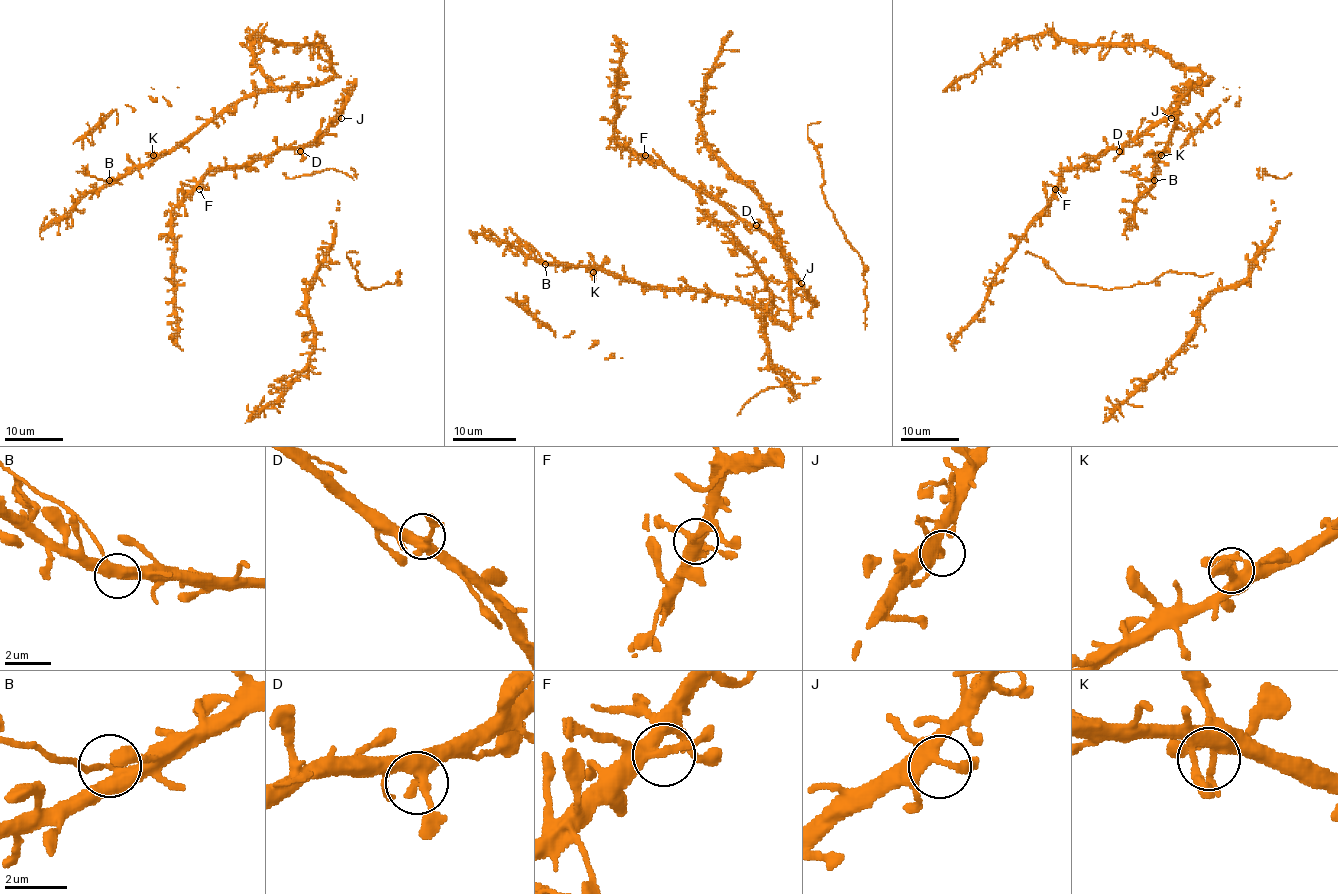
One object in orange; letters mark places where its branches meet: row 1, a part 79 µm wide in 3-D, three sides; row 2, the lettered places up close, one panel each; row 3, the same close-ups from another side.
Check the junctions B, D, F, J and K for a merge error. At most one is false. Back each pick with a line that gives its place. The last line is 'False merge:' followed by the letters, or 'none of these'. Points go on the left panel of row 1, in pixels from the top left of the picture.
B: at (109, 180)
False merge: B

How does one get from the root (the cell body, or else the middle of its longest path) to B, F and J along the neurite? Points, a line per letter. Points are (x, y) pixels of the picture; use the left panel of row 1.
B: (349, 97), (352, 84), (335, 74), (315, 84), (241, 97), (170, 149), (109, 180)
F: (349, 97), (326, 129), (309, 145), (281, 147), (247, 164), (221, 167), (210, 171), (199, 189)
J: (349, 97), (341, 118)

